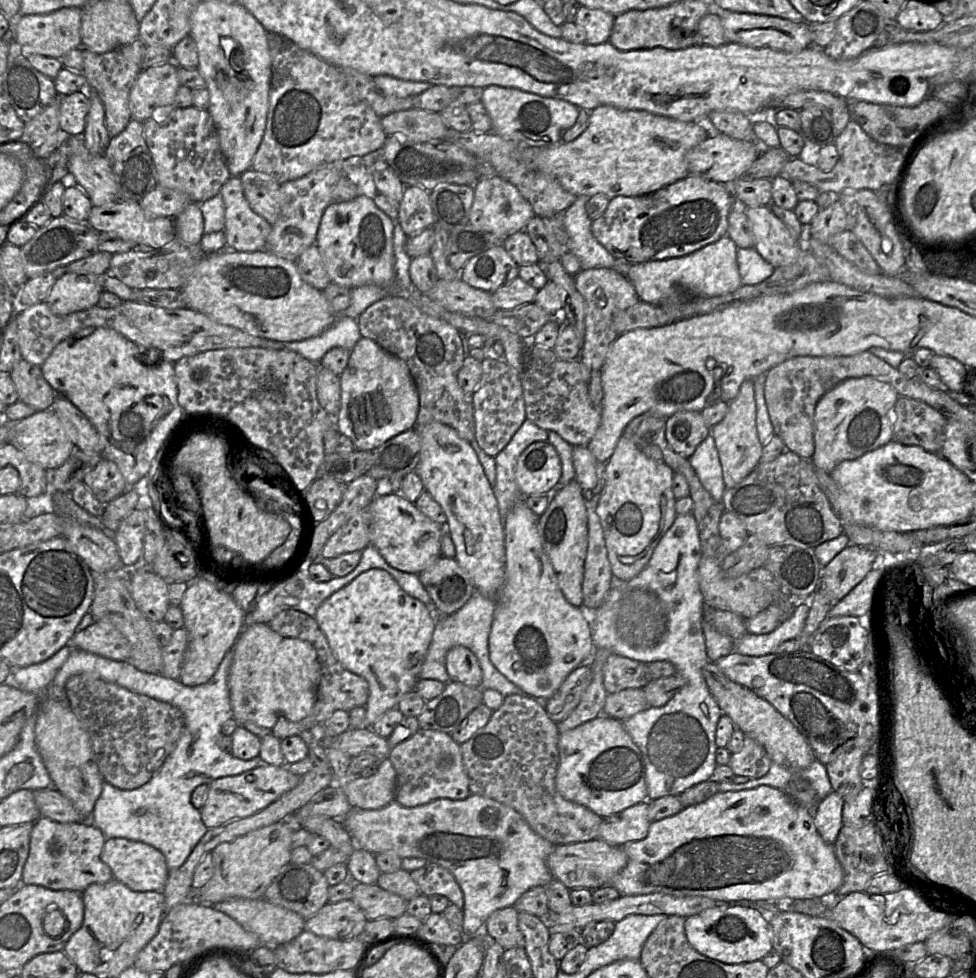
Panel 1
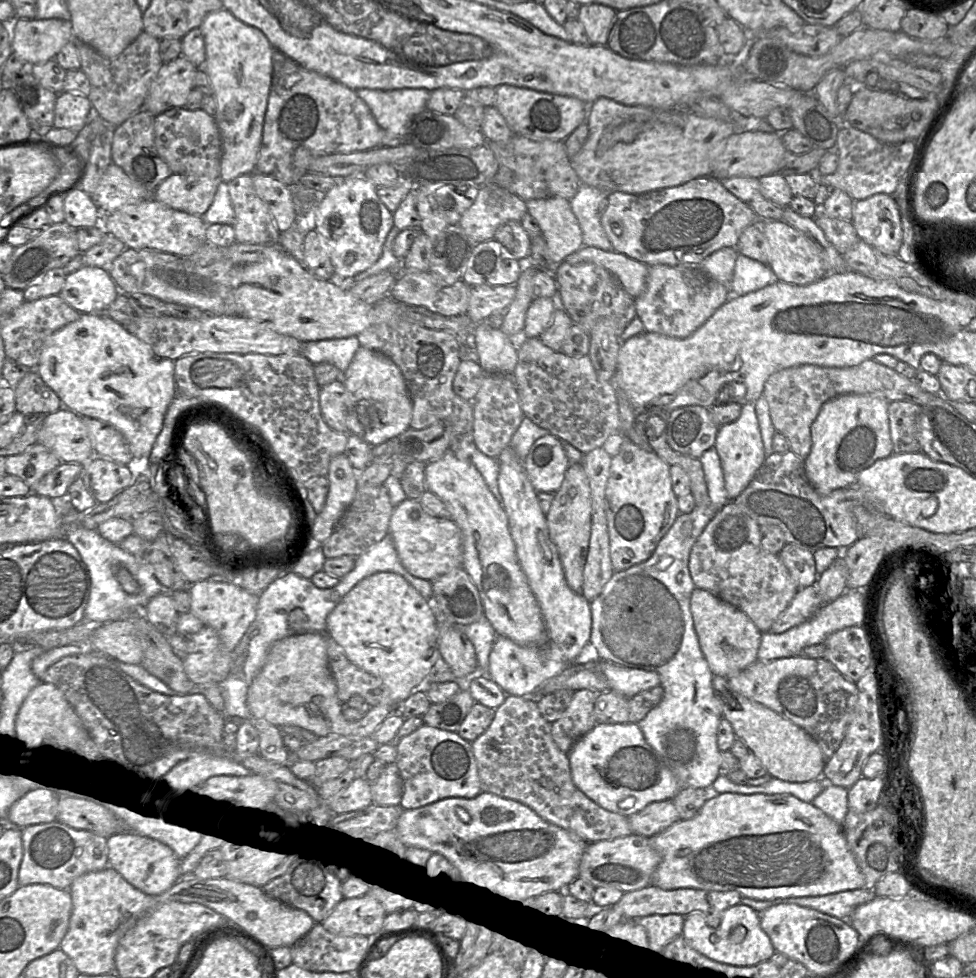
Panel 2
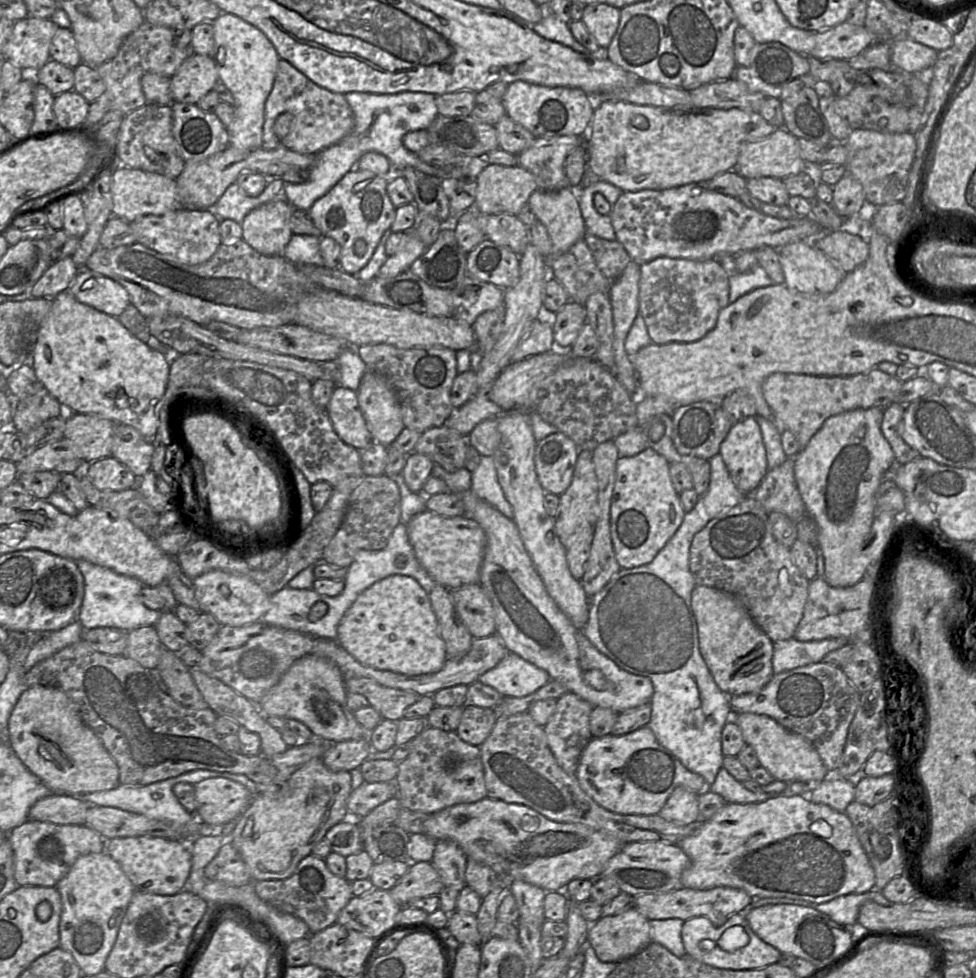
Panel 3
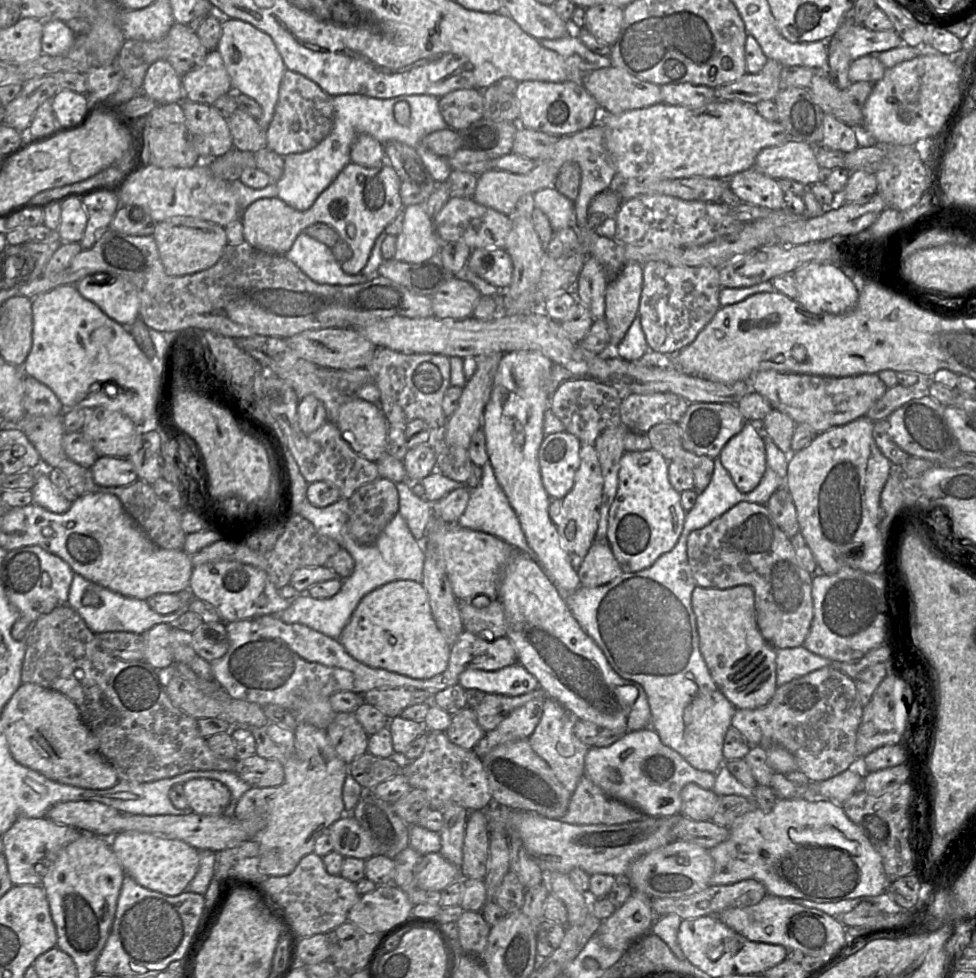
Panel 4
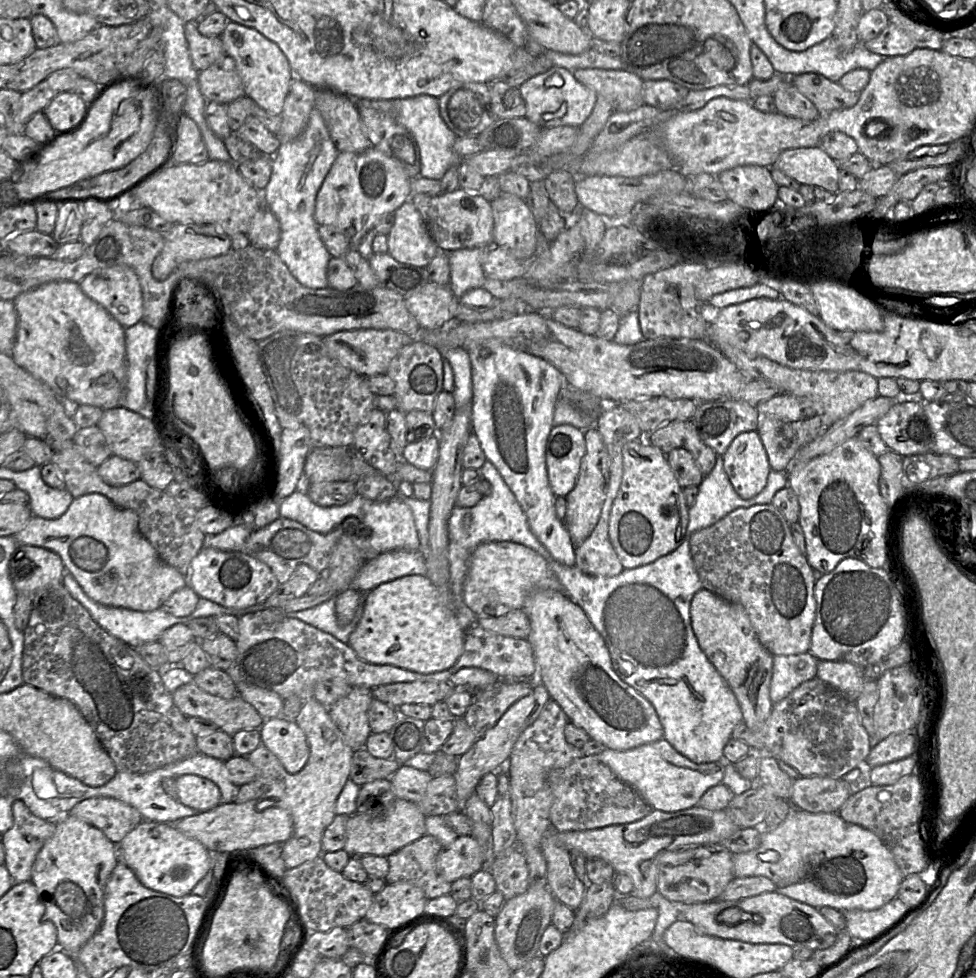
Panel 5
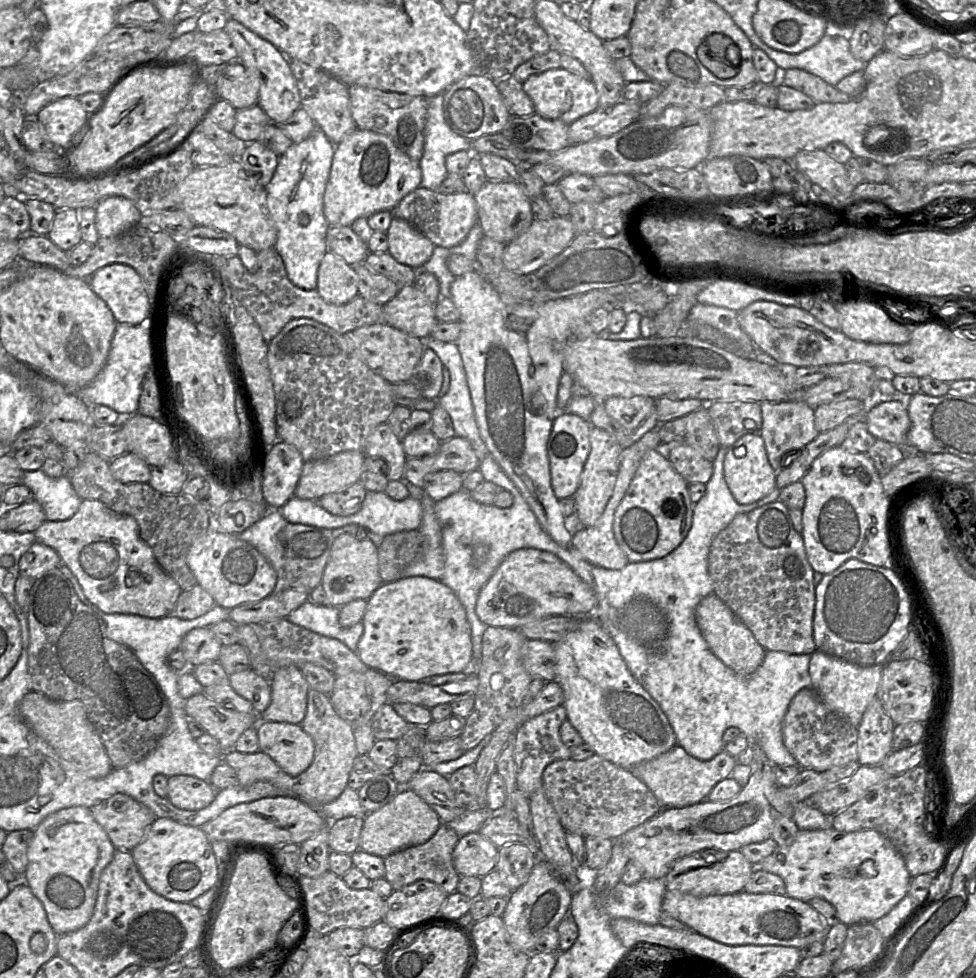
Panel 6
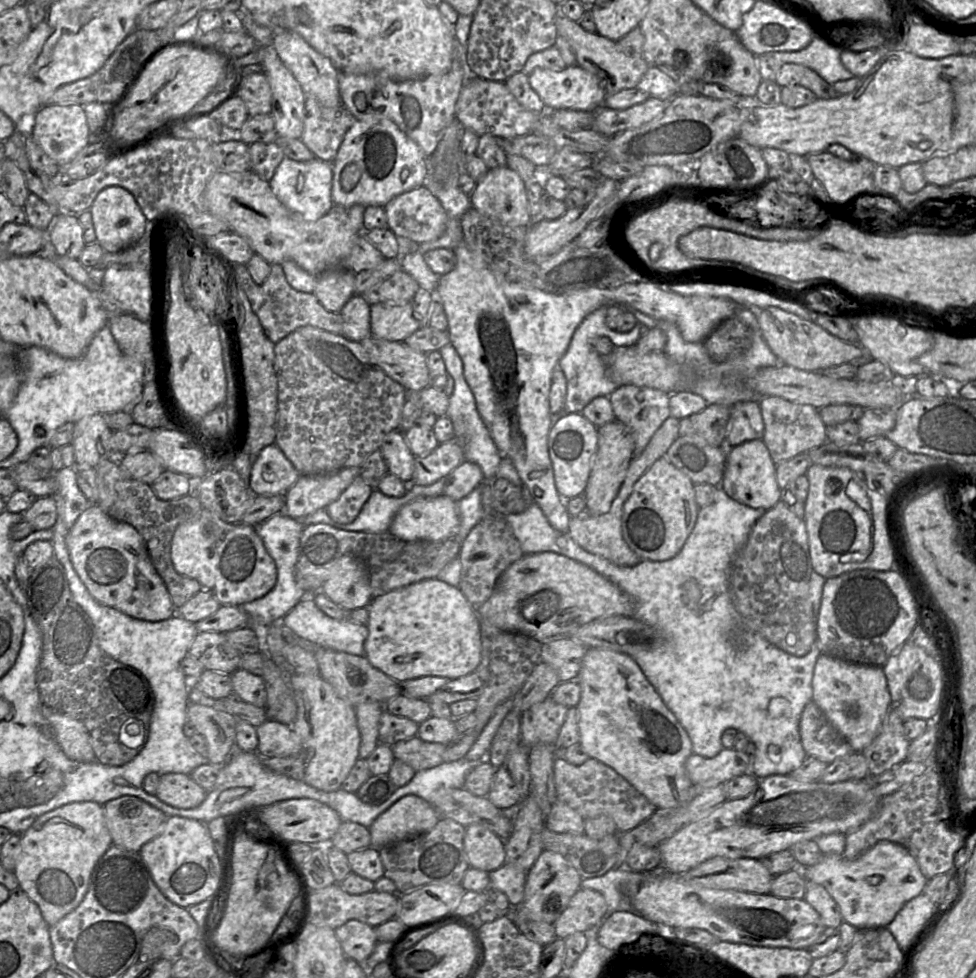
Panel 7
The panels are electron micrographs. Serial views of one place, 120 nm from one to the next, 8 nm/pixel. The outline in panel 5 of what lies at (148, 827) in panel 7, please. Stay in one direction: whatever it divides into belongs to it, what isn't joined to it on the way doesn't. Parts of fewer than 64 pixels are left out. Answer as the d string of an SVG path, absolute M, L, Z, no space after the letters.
M111 797L83 800L69 814L101 830L115 845L143 820L136 808Z

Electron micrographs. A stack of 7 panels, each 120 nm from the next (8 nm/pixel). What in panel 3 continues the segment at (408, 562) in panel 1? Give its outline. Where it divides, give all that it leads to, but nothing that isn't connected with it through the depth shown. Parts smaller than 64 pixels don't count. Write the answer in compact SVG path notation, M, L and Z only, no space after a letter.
M430 510L415 515L407 524L407 533L415 556L420 565L427 571L436 584L447 589L456 589L465 584L479 583L480 567L486 548L486 535L480 525L466 516L448 518Z

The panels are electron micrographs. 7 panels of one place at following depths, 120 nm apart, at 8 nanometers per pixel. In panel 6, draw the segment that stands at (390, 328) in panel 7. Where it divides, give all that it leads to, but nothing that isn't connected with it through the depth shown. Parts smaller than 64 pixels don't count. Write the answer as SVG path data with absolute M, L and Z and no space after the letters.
M413 285L406 286L382 305L383 322L425 340L438 323L435 305Z

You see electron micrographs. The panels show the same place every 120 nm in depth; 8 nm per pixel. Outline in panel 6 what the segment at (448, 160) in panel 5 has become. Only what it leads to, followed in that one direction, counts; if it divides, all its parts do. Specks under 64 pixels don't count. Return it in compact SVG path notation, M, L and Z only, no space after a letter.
M442 94L429 97L424 137L423 155L419 161L421 186L437 190L448 175L446 157L458 151L471 150L471 141L456 134L446 123Z

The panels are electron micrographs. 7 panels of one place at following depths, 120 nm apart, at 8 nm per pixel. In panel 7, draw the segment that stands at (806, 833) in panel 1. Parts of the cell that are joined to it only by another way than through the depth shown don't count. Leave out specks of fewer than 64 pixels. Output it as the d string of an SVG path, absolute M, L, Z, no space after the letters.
M881 840L855 860L847 860L842 855L824 855L815 865L800 868L806 881L822 885L838 904L842 920L858 930L886 927L912 898L920 895L928 881L916 859L902 845Z

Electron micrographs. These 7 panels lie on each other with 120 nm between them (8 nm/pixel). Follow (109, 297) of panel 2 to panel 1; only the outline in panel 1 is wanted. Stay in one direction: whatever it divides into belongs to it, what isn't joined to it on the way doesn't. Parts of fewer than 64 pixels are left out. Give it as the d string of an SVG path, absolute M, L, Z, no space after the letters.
M67 272L55 280L45 301L58 315L88 309L98 303L103 291L98 276Z

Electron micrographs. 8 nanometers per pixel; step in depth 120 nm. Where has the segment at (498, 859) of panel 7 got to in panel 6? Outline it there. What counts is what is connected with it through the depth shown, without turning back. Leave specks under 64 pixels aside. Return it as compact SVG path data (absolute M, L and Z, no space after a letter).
M479 832L459 838L453 851L454 868L460 876L483 877L496 869L499 848Z

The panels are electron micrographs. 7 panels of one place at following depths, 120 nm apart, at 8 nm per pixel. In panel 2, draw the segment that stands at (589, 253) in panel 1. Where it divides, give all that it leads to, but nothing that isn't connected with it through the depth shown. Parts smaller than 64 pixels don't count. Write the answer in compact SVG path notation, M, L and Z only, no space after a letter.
M581 184L570 204L582 230L583 246L611 252L613 247L601 225L598 211L600 202L608 195L598 188Z

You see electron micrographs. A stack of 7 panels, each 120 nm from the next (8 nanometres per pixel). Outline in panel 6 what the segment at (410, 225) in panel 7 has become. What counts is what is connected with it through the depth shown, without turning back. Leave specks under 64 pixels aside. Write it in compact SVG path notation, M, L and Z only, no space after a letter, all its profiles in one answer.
M419 186L406 195L391 212L394 217L411 224L435 246L445 248L460 244L478 223L474 194L468 191L445 194Z

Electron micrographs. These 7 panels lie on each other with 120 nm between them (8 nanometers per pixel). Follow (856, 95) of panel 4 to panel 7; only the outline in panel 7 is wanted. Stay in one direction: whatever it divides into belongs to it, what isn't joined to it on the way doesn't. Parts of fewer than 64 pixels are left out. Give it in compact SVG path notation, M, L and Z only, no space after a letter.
M786 63L782 65L775 82L780 87L803 86L811 90L818 99L833 99L839 96L831 84L812 69L800 64Z

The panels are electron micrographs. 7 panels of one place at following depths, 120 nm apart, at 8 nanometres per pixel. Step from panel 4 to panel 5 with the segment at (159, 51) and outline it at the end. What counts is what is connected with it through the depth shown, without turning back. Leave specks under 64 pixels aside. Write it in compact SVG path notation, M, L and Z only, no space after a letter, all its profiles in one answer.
M186 22L184 31L192 64L197 71L208 68L226 56L220 36L201 35L195 22Z

